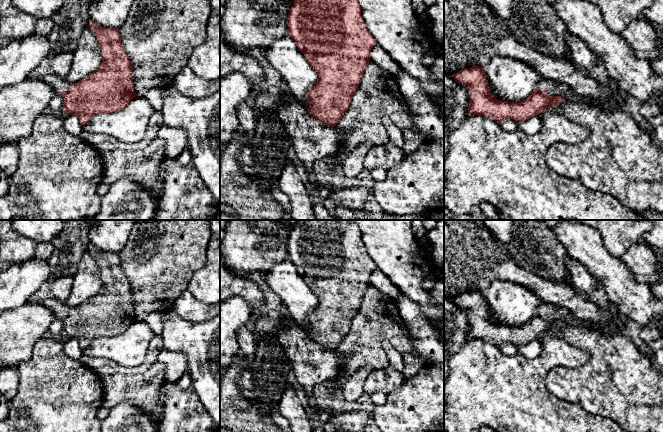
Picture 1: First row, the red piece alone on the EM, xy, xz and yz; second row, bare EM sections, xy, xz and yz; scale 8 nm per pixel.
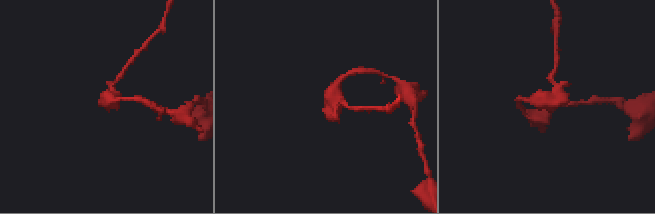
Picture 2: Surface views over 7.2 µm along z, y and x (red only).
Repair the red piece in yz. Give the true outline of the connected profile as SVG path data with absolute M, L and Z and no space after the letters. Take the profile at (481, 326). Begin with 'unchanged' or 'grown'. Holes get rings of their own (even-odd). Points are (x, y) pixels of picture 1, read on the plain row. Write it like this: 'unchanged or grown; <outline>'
grown; M473 290L451 299L456 306L470 312L468 339L484 339L499 347L510 342L523 346L565 325L571 313L564 307L542 302L533 316L521 326L498 324L491 318L484 292Z

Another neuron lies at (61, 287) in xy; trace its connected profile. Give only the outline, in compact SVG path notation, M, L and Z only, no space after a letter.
M63 276L49 282L54 299L65 302L73 286L73 276Z

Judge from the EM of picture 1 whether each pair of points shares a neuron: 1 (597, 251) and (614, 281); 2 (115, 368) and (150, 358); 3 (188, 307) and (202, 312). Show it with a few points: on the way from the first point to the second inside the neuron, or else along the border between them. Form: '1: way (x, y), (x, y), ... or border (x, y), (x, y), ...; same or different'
1: way (597, 258), (612, 274); same
2: way (124, 370), (139, 370), (142, 367); same
3: way (191, 309), (199, 311); same

